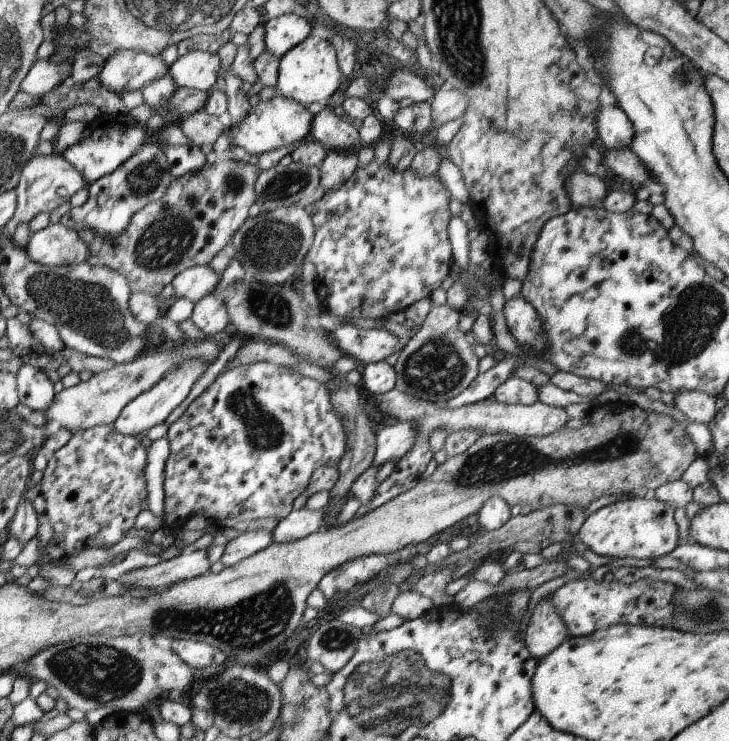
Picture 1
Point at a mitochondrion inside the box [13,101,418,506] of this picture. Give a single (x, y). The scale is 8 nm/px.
(86, 308)

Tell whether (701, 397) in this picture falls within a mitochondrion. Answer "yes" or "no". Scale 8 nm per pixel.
no

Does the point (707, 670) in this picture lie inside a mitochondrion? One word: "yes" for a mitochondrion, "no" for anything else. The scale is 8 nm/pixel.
no

